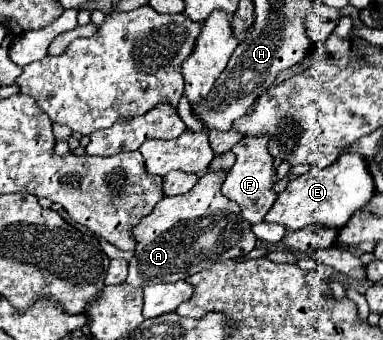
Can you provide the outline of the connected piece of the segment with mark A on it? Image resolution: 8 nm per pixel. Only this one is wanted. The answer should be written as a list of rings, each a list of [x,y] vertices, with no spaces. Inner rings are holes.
[[[206,172],[190,192],[164,196],[154,212],[132,228],[136,249],[126,278],[130,286],[178,282],[182,276],[206,270],[218,260],[246,256],[256,246],[256,236],[250,224],[240,218],[238,204],[226,200],[220,192],[224,178],[226,172]]]

